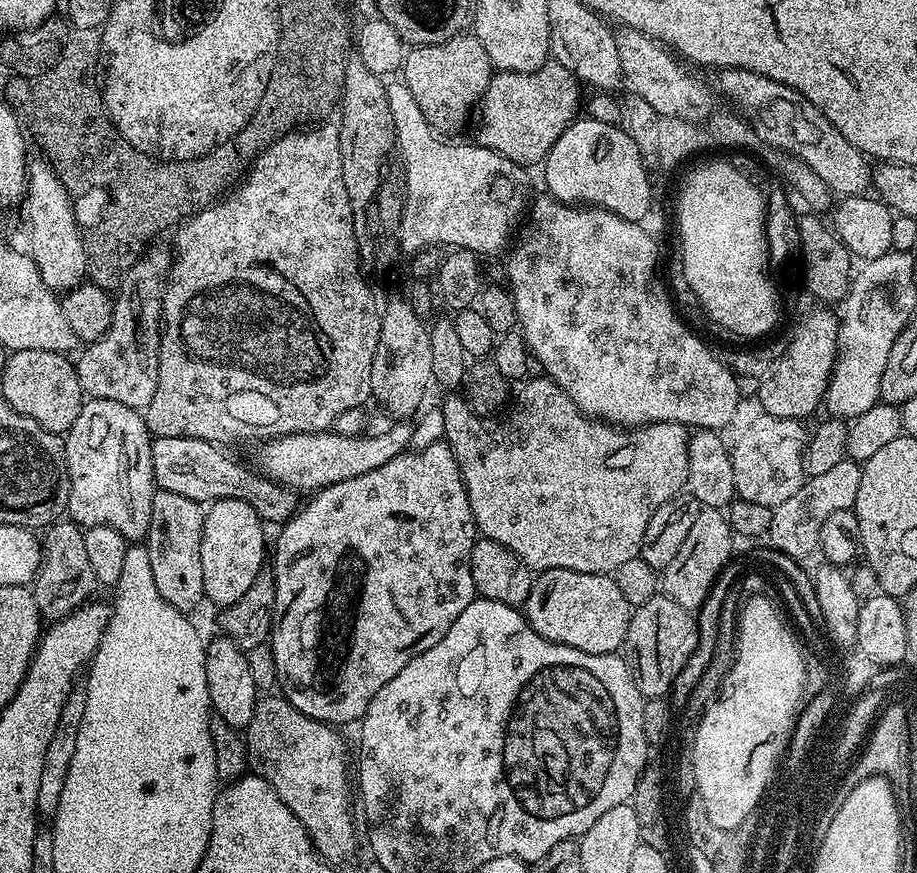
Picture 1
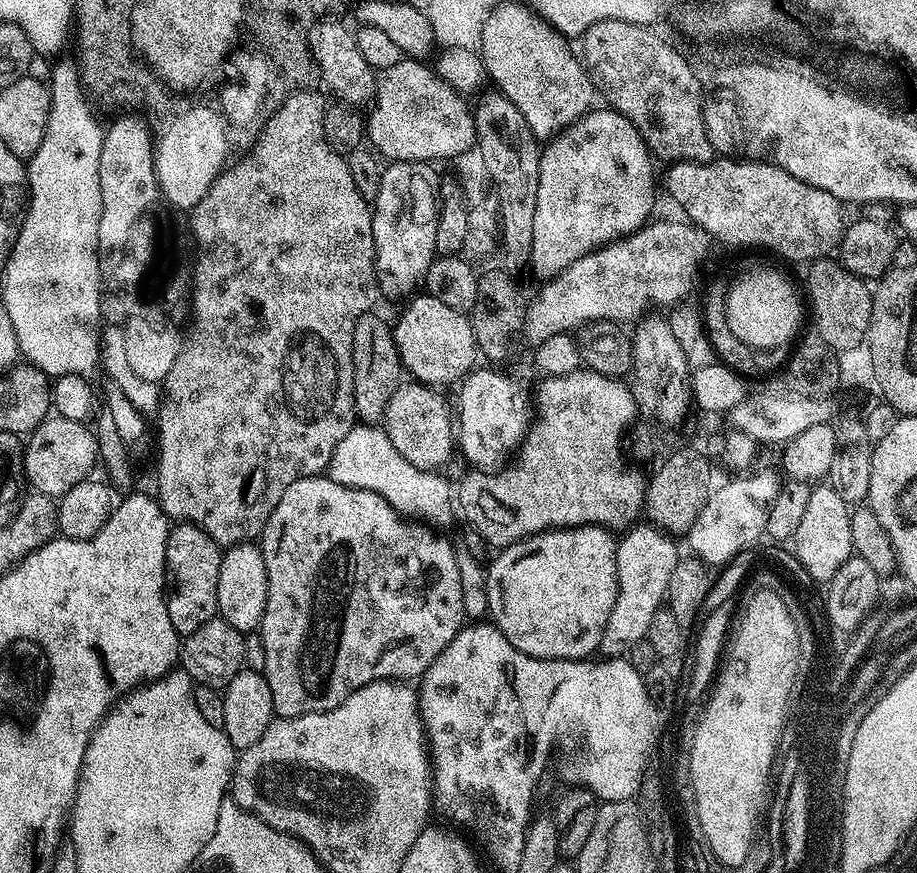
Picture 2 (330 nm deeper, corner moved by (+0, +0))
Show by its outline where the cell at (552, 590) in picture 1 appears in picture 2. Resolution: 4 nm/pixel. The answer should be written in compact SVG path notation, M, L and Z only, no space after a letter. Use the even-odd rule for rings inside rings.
M595 523L557 526L536 532L495 553L488 568L488 608L500 633L522 654L543 660L582 660L591 657L602 642L614 598L618 594L617 537Z

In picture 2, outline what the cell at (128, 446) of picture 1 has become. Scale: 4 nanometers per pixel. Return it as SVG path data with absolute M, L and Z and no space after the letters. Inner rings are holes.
M57 414L49 415L33 432L27 433L24 444L24 478L32 492L40 492L43 496L59 498L70 490L70 486L78 486L78 482L89 479L92 466L98 462L98 436L87 428L84 422L71 421L70 418Z

